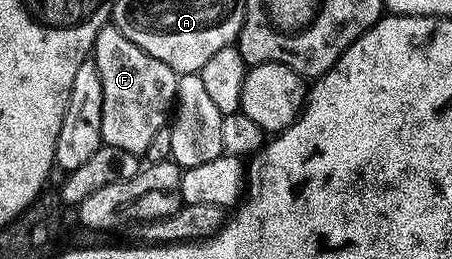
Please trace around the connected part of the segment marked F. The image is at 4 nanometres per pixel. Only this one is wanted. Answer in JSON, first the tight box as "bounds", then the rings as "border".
{"bounds":[93,23,177,155],"border":[[[113,23],[105,24],[101,27],[101,31],[97,31],[93,60],[101,75],[101,95],[103,96],[101,135],[103,143],[121,147],[121,151],[129,151],[136,155],[146,154],[153,135],[157,135],[157,131],[161,131],[161,127],[169,124],[169,118],[172,116],[173,106],[176,102],[177,75],[169,66],[161,63],[161,59],[153,59],[153,55],[141,51],[141,47],[137,47],[137,43],[133,43],[133,39],[125,39],[125,35],[121,35],[121,31]]]}

